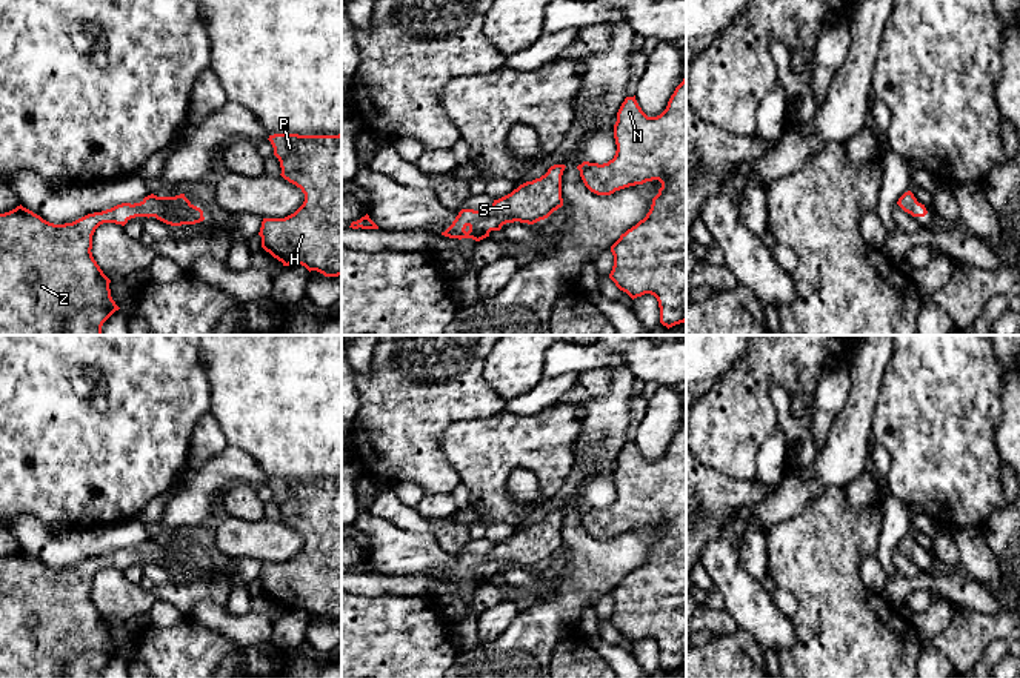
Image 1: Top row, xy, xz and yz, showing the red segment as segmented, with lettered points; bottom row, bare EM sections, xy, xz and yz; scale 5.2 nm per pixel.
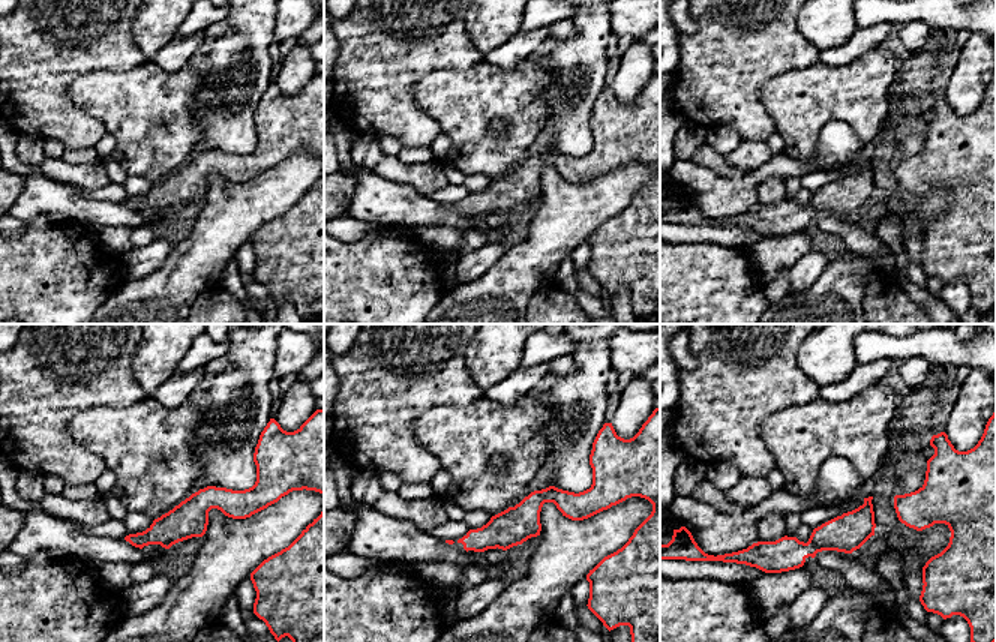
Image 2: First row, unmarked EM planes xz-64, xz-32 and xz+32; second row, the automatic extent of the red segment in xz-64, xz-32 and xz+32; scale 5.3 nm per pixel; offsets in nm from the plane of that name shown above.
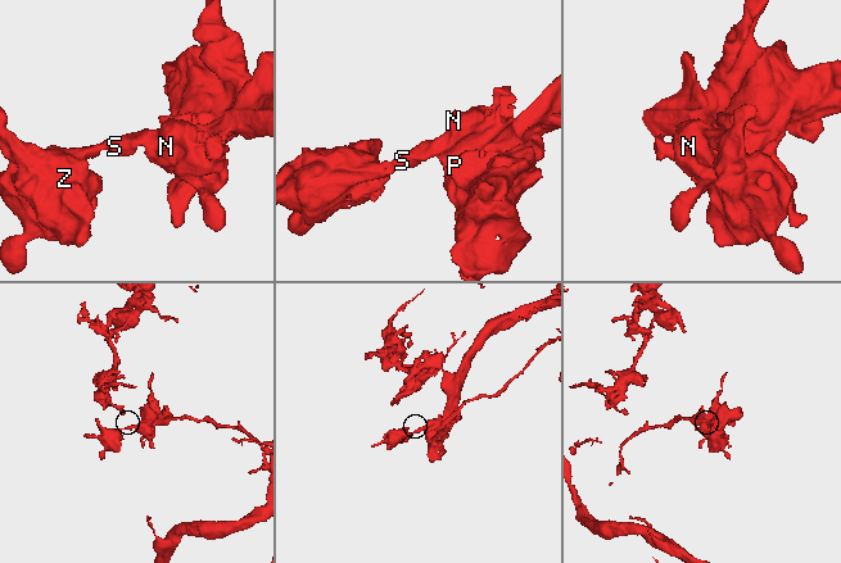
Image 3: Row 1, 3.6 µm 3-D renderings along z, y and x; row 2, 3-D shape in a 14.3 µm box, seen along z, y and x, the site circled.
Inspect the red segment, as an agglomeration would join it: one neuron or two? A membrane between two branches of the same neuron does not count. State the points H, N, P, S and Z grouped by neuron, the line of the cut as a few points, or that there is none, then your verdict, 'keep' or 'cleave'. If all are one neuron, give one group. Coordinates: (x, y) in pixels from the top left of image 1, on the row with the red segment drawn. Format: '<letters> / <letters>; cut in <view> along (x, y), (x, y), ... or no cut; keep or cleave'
H N P S Z; no cut; keep

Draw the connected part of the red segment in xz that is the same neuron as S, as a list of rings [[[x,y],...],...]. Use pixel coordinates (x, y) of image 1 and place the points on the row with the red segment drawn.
[[[565,165],[551,166],[540,178],[526,181],[511,194],[494,200],[486,212],[462,209],[442,235],[480,241],[489,237],[491,231],[500,231],[506,223],[534,224],[548,218],[563,206],[562,175],[565,168]]]

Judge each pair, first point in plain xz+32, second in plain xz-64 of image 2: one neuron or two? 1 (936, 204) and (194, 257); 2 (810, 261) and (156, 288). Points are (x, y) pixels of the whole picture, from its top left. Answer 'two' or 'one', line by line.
1: one
2: two

